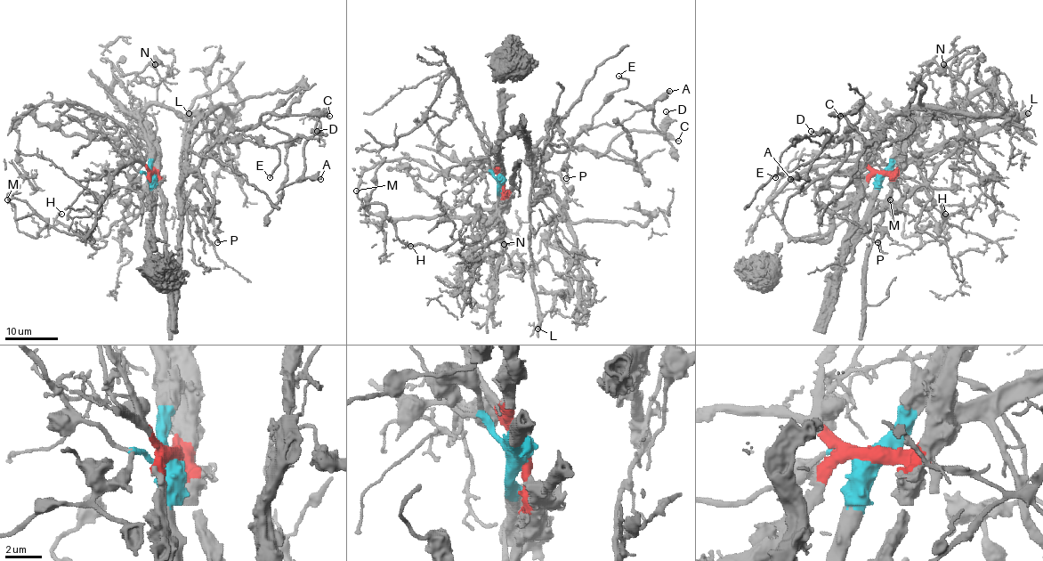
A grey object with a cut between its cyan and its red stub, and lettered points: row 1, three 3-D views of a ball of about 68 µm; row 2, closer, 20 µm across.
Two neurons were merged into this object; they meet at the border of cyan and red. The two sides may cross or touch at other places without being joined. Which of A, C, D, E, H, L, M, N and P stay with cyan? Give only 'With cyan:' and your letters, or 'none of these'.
With cyan: A, C, D, E, P

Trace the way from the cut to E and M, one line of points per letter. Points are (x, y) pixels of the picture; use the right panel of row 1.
E: (881, 173), (831, 298), (857, 195), (837, 168), (851, 143), (799, 137), (776, 177)
M: (881, 173), (914, 163), (940, 206), (939, 234), (948, 238), (944, 223), (903, 237), (906, 207), (890, 199)

